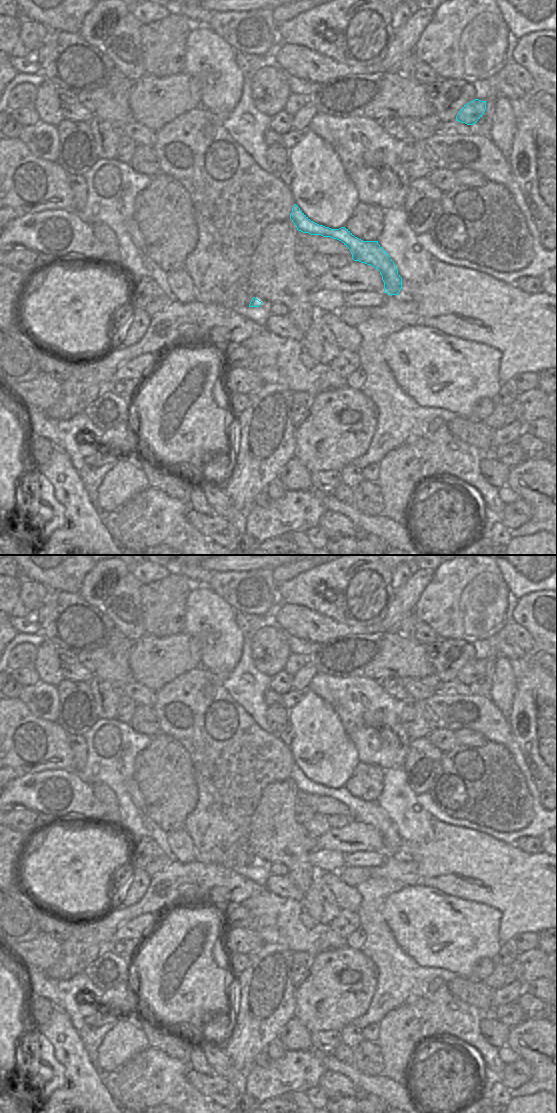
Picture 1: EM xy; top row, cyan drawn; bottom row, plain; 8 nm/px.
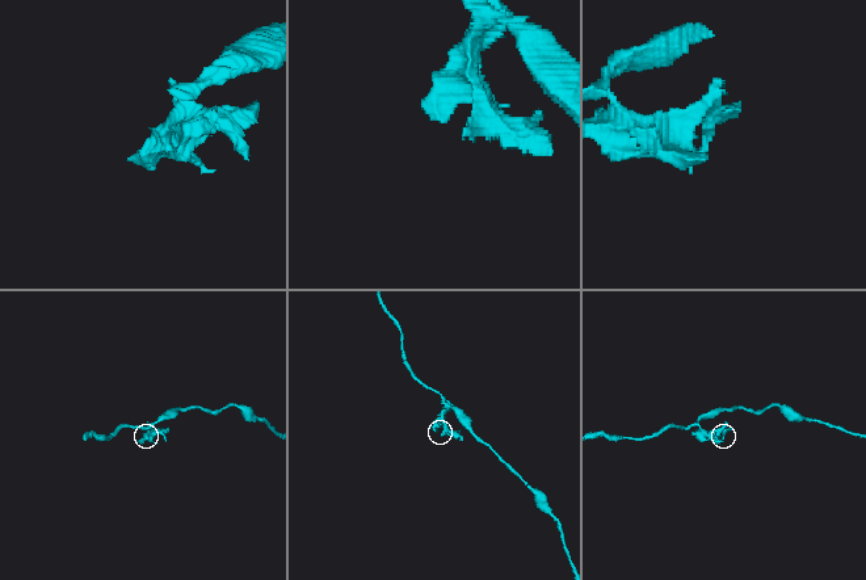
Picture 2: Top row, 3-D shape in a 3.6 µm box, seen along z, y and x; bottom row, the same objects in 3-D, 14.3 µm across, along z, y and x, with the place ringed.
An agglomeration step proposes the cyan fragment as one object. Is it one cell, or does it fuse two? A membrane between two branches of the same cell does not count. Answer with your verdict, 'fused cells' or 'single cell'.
single cell

